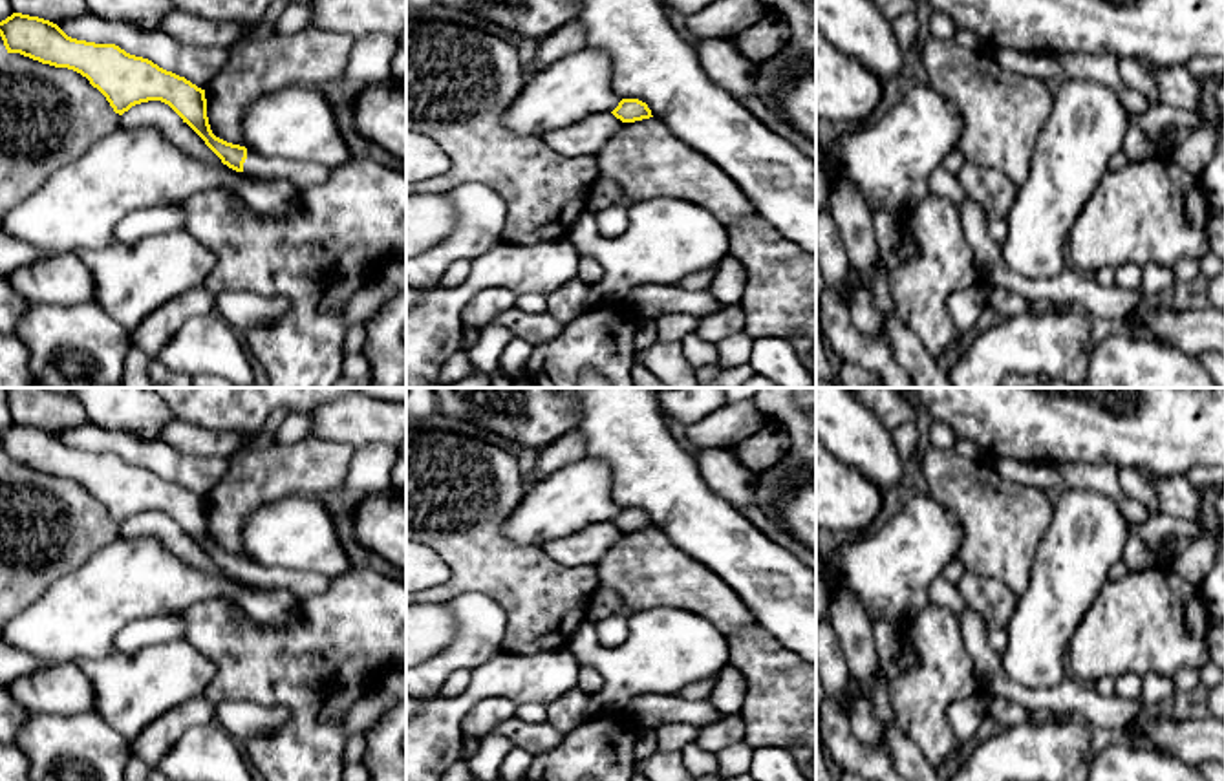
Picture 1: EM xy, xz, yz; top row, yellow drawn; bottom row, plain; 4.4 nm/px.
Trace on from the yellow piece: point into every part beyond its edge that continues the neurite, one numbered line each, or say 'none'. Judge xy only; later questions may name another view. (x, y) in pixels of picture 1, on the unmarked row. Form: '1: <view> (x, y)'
1: xy (300, 584)

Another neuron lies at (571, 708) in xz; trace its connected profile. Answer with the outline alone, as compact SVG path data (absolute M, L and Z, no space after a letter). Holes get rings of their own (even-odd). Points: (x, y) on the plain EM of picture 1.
M574 688L569 693L564 693L560 699L547 704L549 710L549 726L565 733L582 724L591 717L589 713L591 697L584 693L580 688Z

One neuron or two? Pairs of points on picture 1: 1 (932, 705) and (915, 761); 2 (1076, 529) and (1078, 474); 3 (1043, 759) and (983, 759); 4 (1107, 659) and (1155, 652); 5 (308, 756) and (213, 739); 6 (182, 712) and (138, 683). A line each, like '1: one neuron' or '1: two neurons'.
1: two neurons
2: two neurons
3: one neuron
4: one neuron
5: two neurons
6: two neurons

